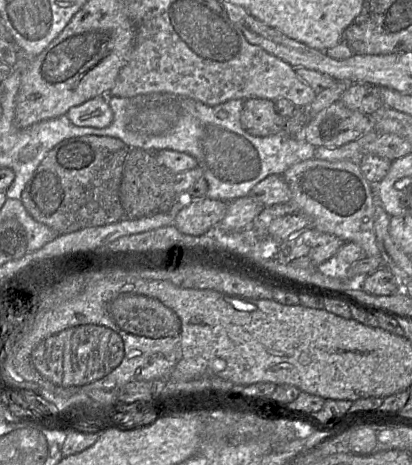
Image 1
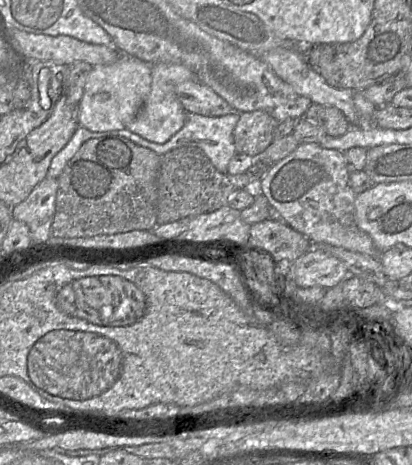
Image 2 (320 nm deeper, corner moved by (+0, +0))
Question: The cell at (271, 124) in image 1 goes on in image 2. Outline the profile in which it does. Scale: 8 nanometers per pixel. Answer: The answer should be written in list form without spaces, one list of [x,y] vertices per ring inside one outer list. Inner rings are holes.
[[[263,110],[239,113],[233,131],[237,154],[258,157],[275,139],[279,122]]]

